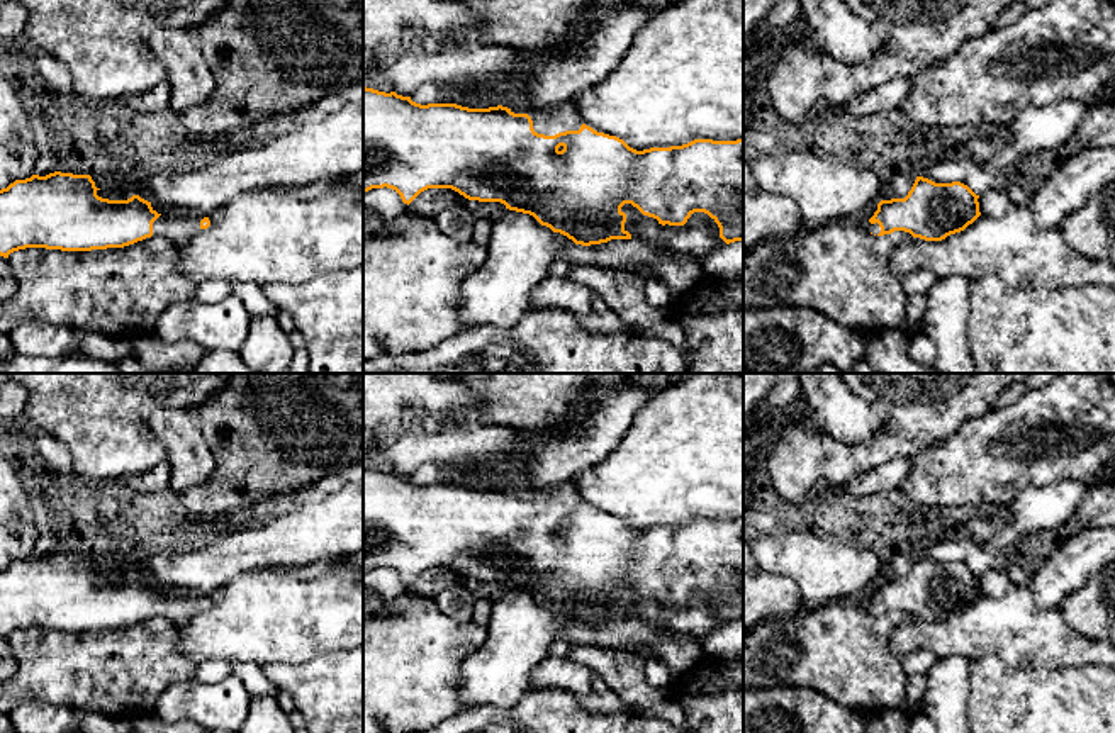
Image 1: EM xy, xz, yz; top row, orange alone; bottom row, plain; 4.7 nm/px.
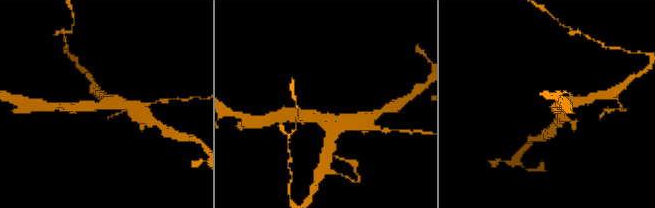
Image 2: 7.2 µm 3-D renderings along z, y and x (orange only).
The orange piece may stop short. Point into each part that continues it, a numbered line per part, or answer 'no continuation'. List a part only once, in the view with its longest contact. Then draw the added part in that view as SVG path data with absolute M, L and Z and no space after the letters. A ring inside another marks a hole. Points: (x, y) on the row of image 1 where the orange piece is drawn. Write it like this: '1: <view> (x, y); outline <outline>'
1: xz (565, 117); outline M567 100L557 109L536 112L529 117L533 120L535 132L545 136L555 136L565 131L579 131L582 126L575 100Z

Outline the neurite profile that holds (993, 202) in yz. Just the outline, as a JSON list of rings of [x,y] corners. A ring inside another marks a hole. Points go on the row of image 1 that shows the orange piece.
[[[995,188],[981,193],[978,202],[979,202],[979,212],[989,217],[1005,215],[1008,207],[1011,205],[1011,200],[1008,199],[1006,192]]]

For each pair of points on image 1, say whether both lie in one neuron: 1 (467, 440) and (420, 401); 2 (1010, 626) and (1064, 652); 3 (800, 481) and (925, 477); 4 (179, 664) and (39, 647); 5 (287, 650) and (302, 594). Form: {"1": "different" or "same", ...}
{"1": "same", "2": "same", "3": "different", "4": "same", "5": "same"}

